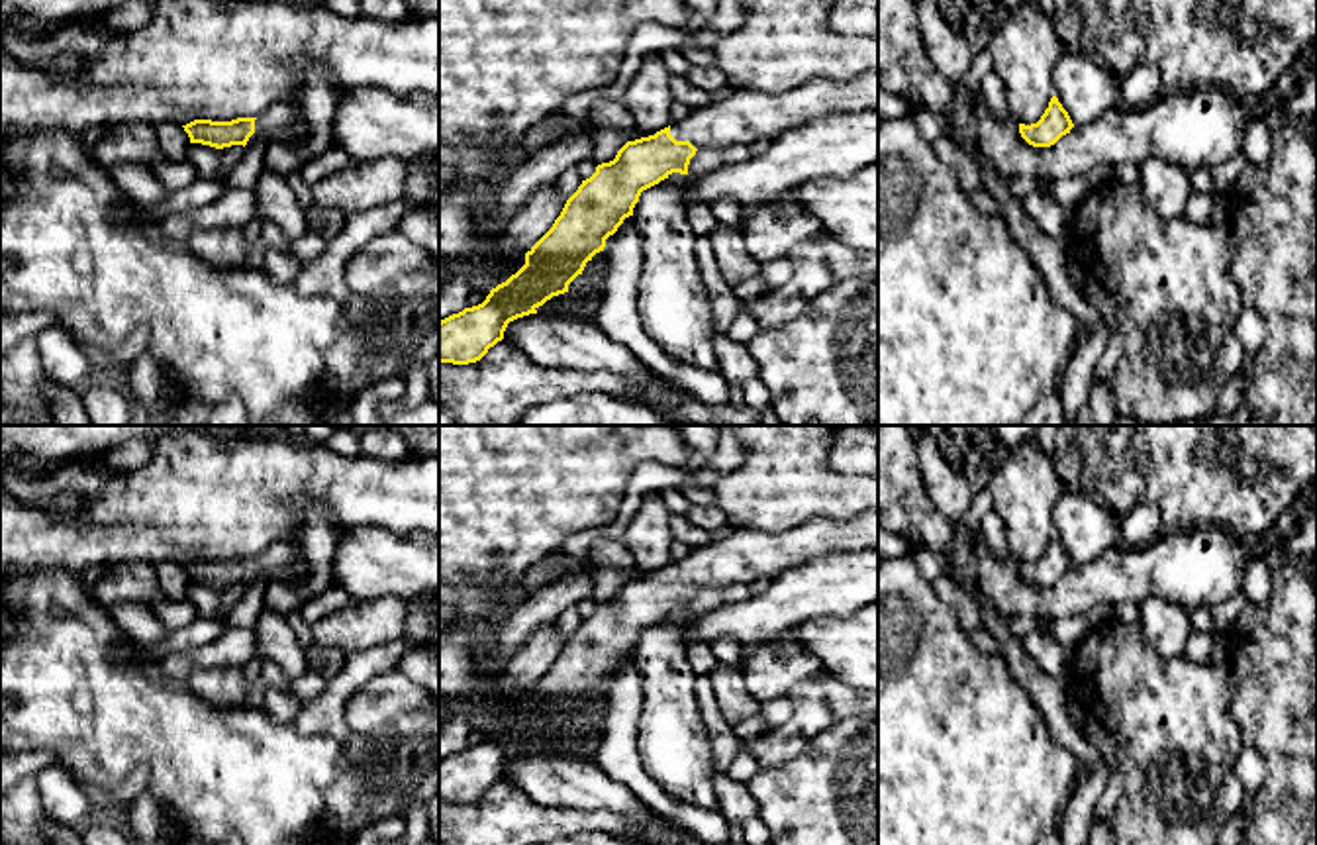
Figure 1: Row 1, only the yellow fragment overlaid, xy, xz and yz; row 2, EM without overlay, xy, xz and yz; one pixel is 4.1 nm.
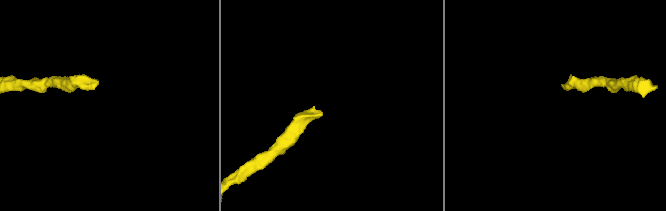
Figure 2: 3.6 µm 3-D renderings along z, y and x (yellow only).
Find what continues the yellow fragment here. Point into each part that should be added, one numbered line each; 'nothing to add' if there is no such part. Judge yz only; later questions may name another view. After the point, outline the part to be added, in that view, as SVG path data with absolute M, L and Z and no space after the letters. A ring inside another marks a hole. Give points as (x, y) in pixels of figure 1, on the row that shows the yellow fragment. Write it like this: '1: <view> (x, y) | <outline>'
nothing to add

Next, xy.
1: xy (277, 122) | M274 102L255 120L255 133L249 137L247 145L257 137L265 135L270 143L294 145L300 139L306 139L310 125L306 122L302 104L294 102Z

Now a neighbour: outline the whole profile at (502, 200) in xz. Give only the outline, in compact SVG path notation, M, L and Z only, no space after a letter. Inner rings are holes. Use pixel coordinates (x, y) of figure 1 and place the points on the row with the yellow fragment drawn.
M590 135L553 141L531 153L523 165L504 178L484 186L478 222L482 235L498 237L519 208L533 200L545 184L557 182L564 171L592 159L592 153L594 139Z

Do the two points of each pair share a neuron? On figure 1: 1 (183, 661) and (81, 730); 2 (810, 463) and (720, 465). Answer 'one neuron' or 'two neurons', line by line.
1: two neurons
2: two neurons

